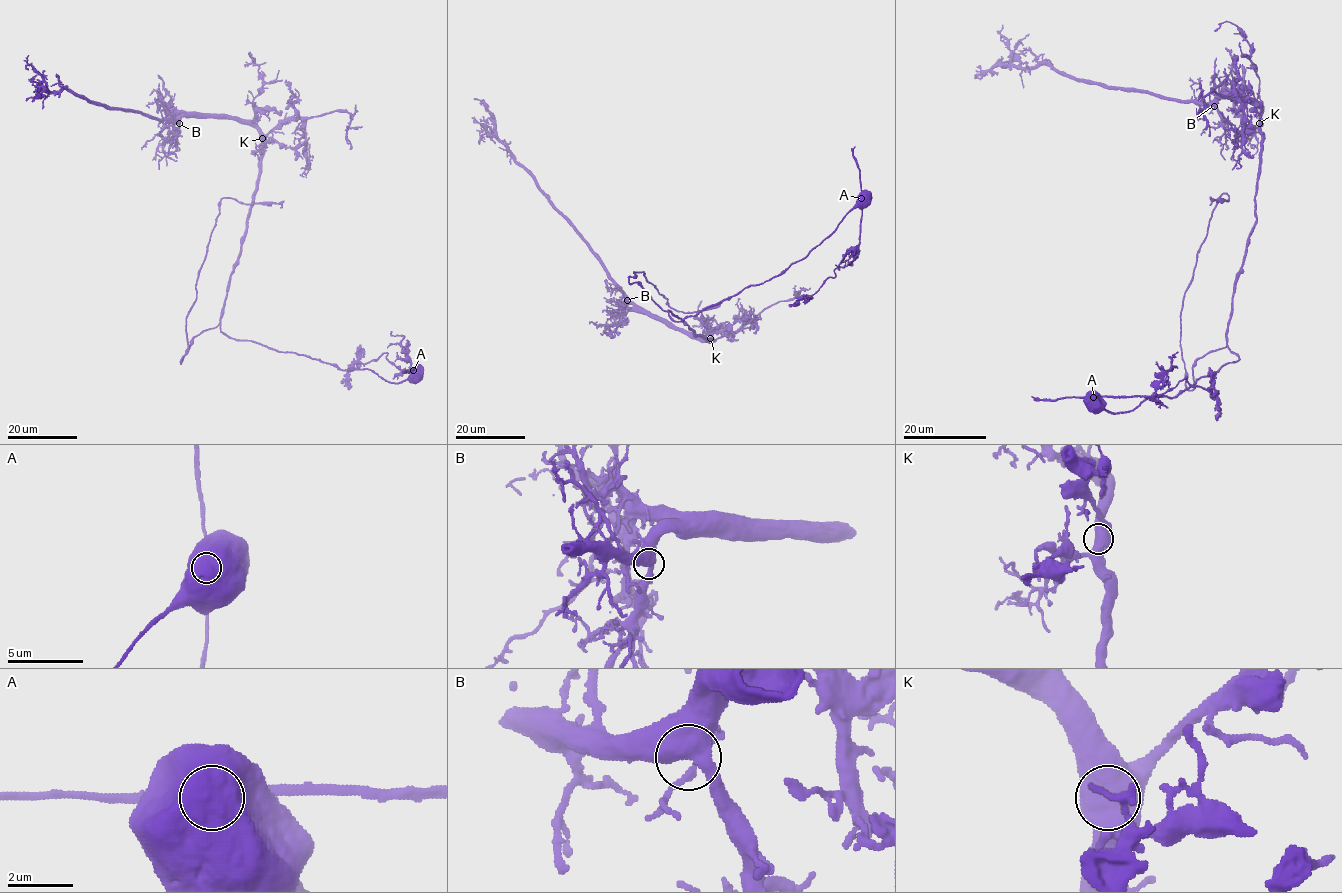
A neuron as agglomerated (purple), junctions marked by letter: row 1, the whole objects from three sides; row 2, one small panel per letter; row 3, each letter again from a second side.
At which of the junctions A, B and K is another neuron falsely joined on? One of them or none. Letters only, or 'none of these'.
A

